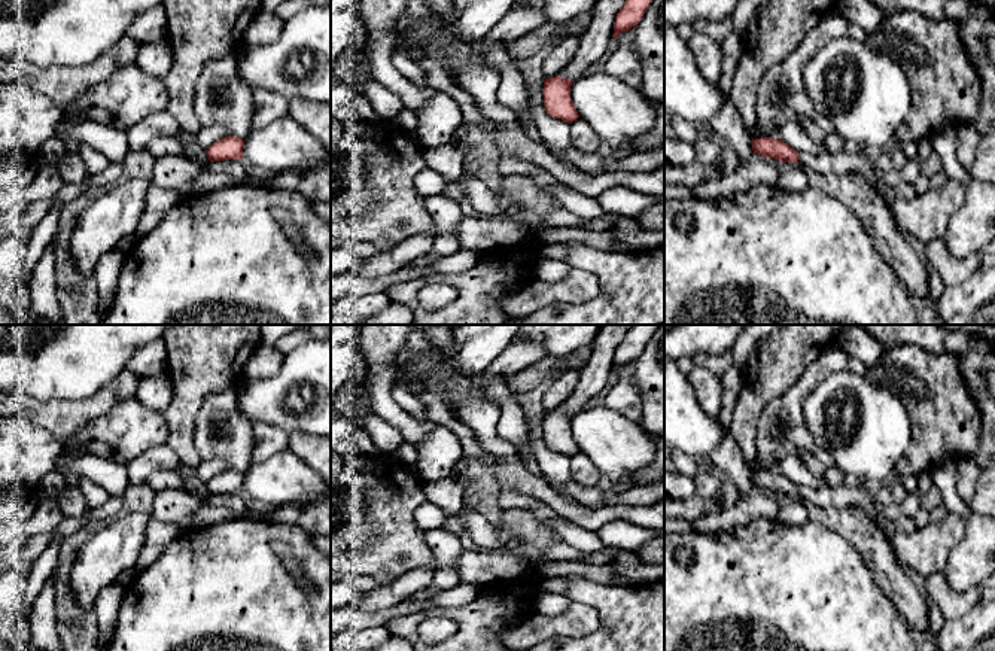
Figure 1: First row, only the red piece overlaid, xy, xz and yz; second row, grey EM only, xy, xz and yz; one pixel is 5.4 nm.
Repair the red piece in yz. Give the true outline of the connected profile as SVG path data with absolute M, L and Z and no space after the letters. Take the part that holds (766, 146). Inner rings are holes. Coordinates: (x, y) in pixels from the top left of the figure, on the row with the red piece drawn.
M772 137L752 139L752 150L764 158L773 158L779 162L797 162L798 152L783 143L782 140Z

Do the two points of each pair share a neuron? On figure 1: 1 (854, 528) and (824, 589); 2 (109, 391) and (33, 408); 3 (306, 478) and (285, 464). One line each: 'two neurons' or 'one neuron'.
1: two neurons
2: one neuron
3: one neuron

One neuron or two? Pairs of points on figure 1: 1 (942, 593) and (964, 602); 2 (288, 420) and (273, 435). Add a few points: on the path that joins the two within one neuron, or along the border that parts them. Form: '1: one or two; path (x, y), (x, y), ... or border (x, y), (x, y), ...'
1: one; path (948, 599), (958, 602)
2: two; border (253, 423), (276, 425), (289, 435)

